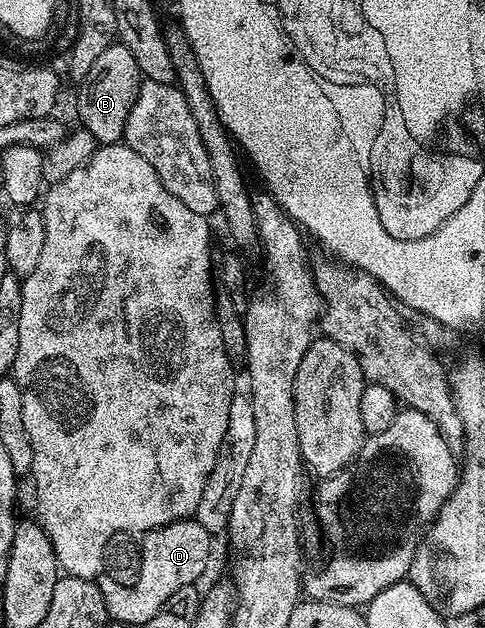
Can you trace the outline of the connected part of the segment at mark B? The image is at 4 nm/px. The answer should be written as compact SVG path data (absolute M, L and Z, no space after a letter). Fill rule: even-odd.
M117 40L106 52L101 52L98 61L90 67L90 72L78 83L75 91L78 106L79 125L90 133L96 143L115 146L126 132L126 120L130 120L130 108L138 96L142 75L130 48Z

